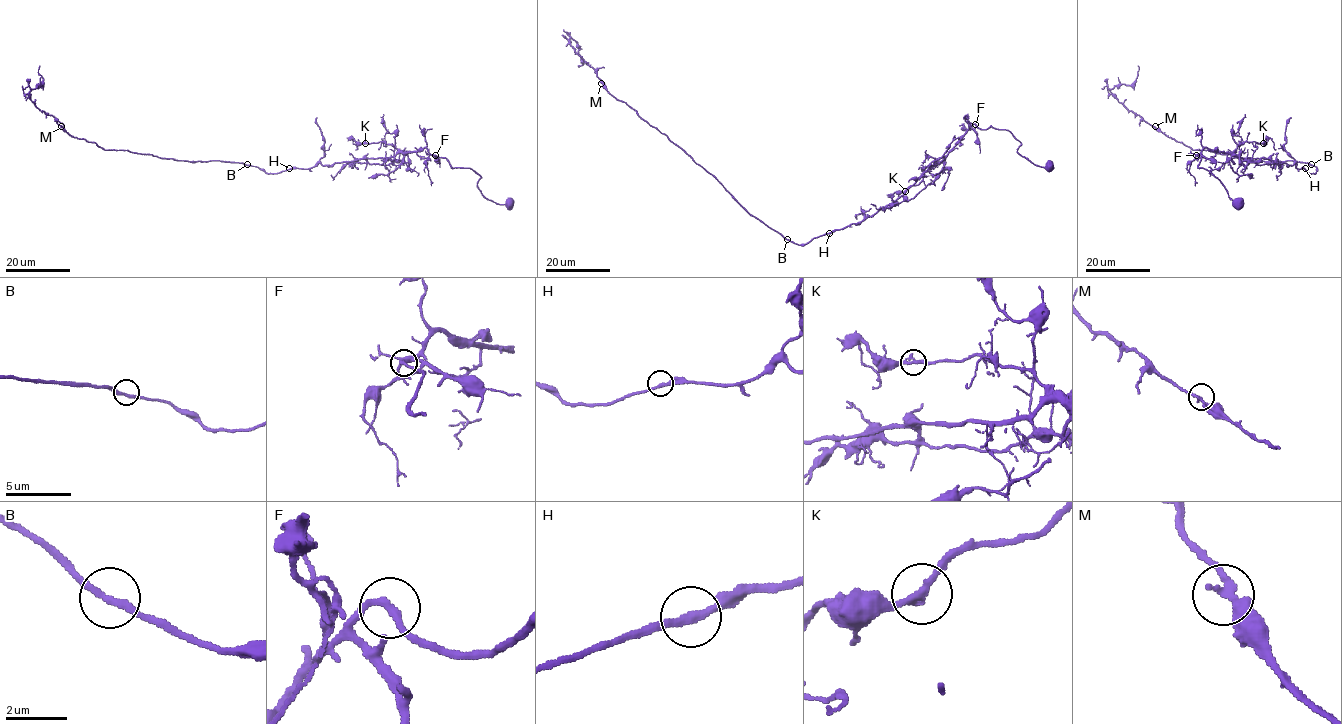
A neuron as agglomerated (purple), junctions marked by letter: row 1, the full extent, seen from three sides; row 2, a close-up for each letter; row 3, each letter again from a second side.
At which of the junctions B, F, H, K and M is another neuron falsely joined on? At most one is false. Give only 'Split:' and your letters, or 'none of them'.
Split: none of them

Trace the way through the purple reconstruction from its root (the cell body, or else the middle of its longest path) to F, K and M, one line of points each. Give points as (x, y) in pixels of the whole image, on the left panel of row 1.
F: (247, 165), (277, 173), (318, 163), (391, 158), (425, 147), (435, 155)
K: (247, 165), (277, 173), (318, 163), (391, 158), (397, 150), (384, 142), (365, 143)
M: (247, 165), (179, 161), (128, 150), (103, 150), (94, 142), (73, 138), (61, 126)

